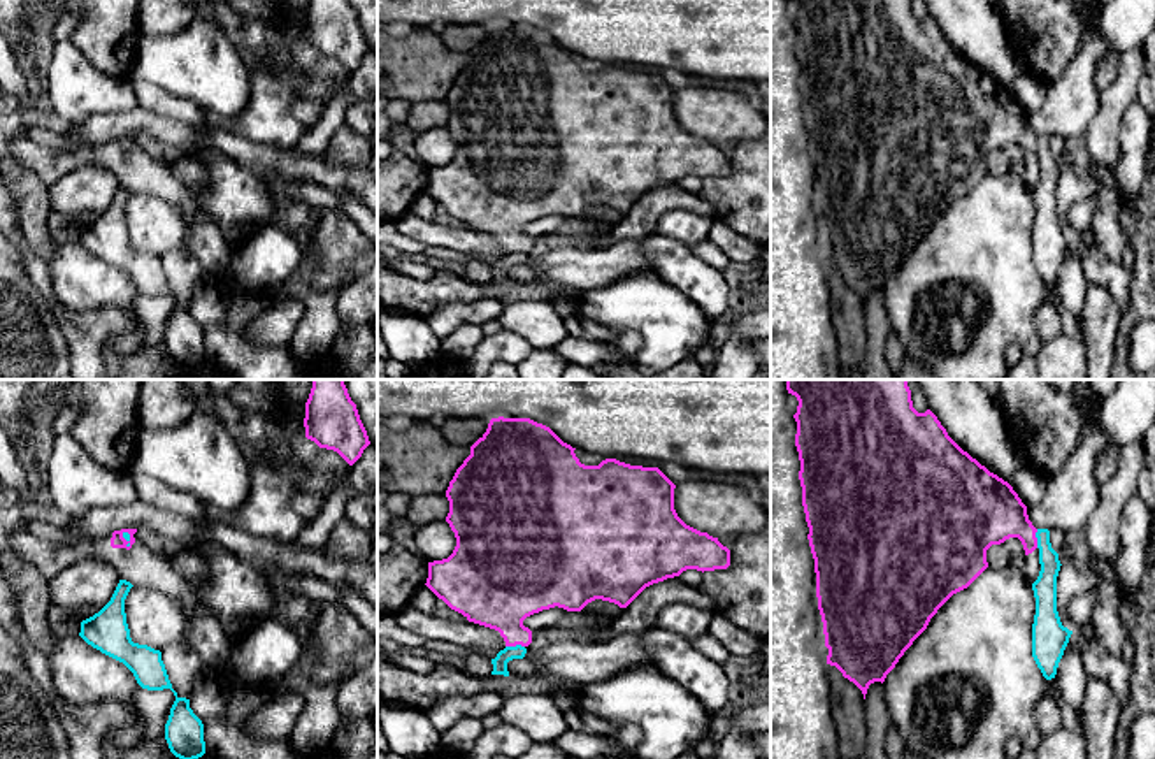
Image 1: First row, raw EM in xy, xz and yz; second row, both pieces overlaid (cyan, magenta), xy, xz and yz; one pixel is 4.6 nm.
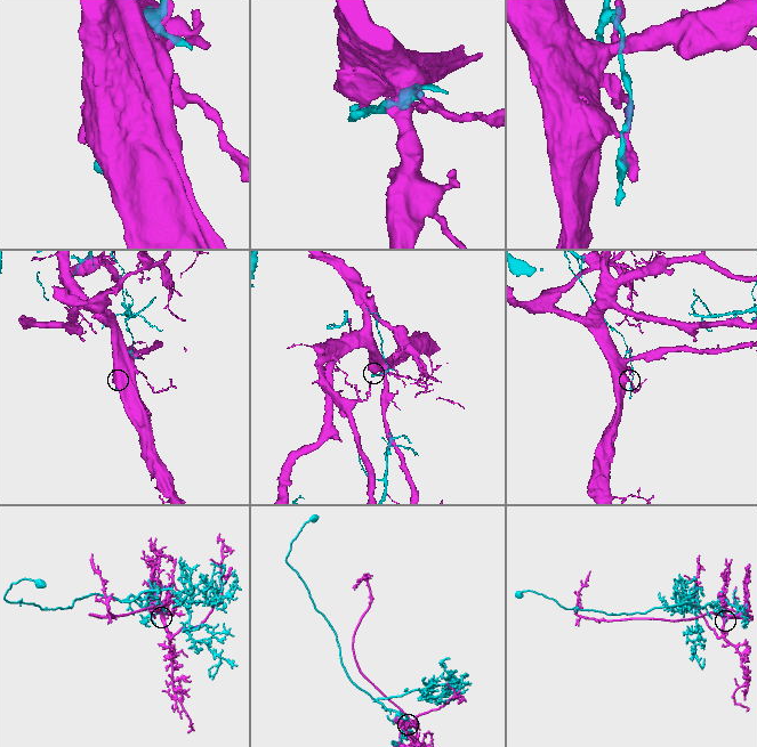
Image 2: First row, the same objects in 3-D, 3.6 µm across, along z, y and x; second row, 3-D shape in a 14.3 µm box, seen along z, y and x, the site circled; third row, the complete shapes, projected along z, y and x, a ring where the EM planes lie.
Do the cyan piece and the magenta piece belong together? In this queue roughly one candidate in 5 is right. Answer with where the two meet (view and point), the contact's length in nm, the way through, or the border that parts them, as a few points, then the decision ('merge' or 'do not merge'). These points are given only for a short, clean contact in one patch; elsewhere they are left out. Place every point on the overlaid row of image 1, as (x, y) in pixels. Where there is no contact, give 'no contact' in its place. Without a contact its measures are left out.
xz (516, 645) | 90 nm | along xz (523, 645), (506, 647) | do not merge

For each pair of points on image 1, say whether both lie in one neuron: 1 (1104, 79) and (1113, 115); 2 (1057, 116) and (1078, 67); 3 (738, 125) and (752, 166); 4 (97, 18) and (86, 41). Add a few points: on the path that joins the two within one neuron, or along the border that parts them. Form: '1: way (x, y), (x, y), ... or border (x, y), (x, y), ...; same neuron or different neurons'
1: border (1119, 55), (1117, 76), (1101, 90); different neurons
2: way (1069, 104), (1078, 79); same neuron
3: border (752, 137), (734, 141); different neurons
4: way (97, 23), (97, 30), (92, 36); same neuron

